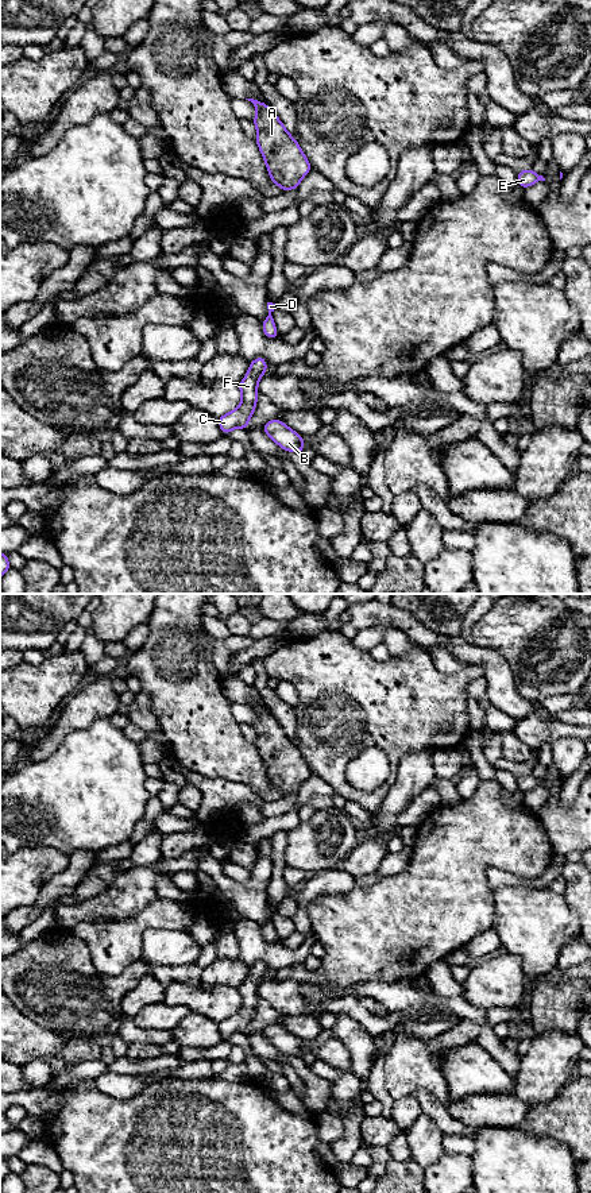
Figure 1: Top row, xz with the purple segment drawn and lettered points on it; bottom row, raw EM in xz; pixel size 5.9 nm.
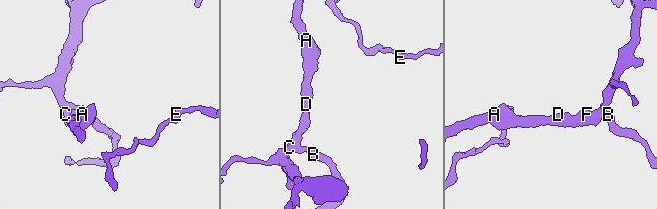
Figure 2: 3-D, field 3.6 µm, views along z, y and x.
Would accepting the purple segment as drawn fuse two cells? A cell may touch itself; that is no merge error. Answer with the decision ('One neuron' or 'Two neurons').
One neuron

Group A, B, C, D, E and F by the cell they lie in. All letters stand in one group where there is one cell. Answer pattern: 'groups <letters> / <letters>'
groups A B C D E F

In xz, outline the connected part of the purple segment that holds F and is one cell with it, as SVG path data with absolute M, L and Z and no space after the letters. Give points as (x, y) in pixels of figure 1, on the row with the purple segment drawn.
M263 356L250 362L247 375L237 383L242 393L242 401L236 410L217 418L223 435L228 435L235 428L248 429L250 417L255 412L258 401L258 382L267 370L267 362Z

